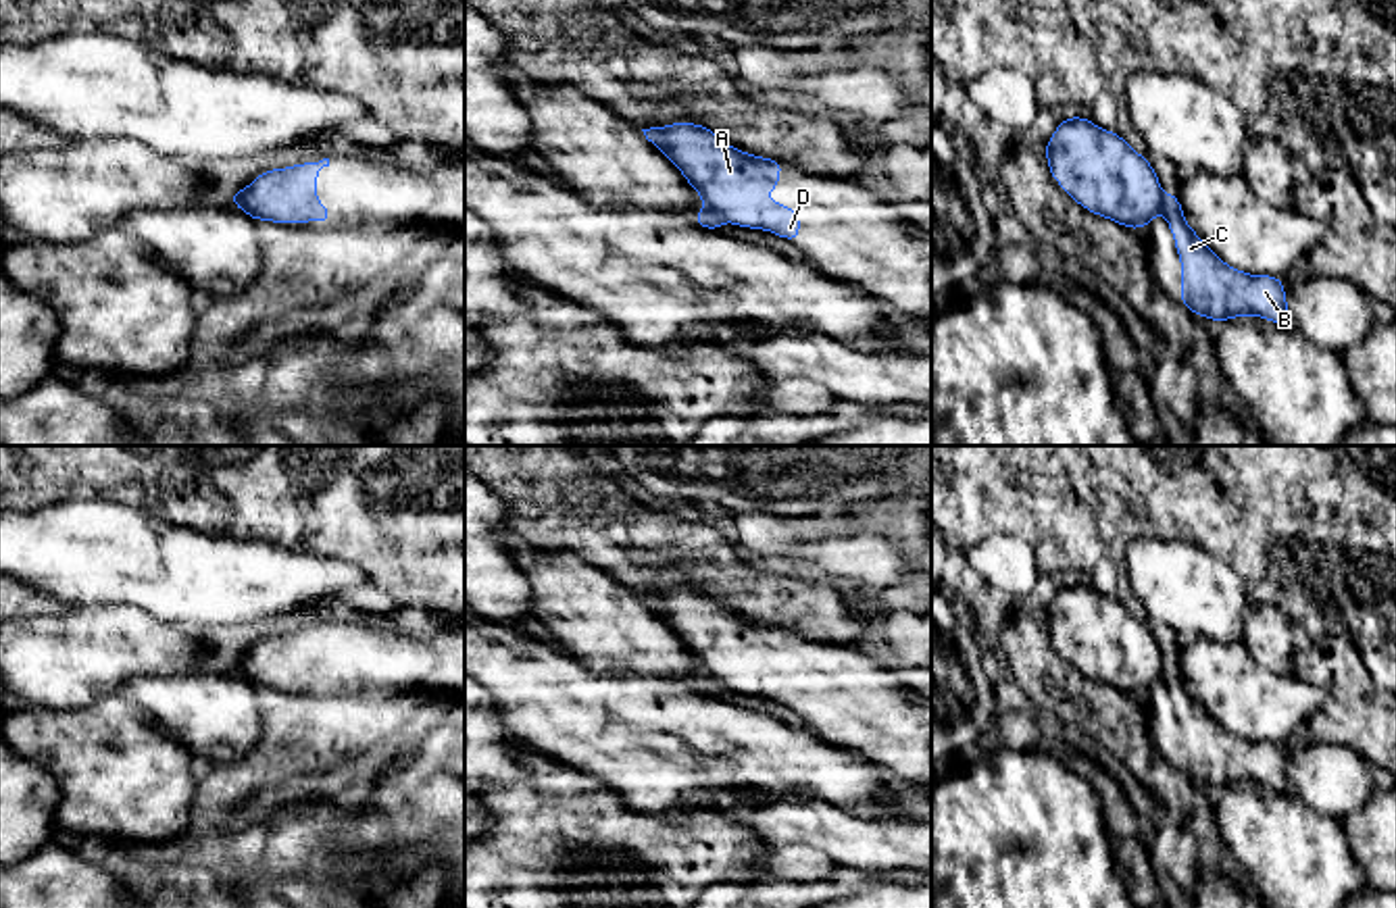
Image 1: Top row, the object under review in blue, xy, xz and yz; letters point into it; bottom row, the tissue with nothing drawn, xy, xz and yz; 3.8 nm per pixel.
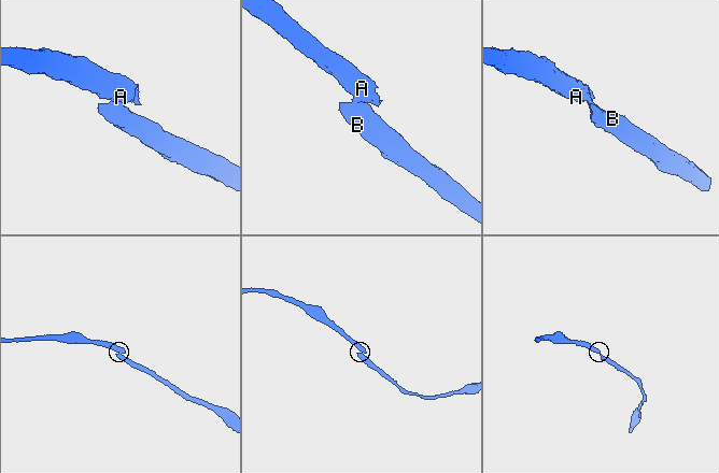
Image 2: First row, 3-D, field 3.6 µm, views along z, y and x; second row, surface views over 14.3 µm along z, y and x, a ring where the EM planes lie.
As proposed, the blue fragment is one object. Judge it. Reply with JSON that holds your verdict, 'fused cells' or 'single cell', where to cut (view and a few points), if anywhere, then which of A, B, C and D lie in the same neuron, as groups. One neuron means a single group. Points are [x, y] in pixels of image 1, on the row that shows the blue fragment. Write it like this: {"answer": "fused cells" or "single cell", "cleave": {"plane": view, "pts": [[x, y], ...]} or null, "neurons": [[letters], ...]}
{"answer": "fused cells", "cleave": {"plane": "yz", "pts": [[1165, 194], [1161, 209]]}, "neurons": [["A", "D"], ["B", "C"]]}

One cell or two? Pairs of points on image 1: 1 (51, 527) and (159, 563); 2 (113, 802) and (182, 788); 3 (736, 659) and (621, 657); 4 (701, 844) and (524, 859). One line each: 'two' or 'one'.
1: one
2: one
3: two
4: one

